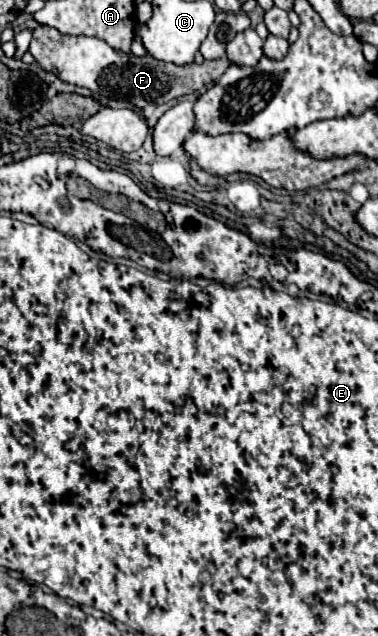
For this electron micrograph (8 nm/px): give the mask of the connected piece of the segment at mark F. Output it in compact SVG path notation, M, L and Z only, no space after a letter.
M37 26L33 30L33 40L29 52L35 62L61 78L63 82L89 88L93 96L105 96L111 100L123 100L133 104L135 108L143 108L147 104L163 104L173 98L201 92L209 84L213 84L229 66L227 58L205 60L203 64L191 66L171 66L167 62L159 62L149 54L145 58L137 58L133 54L123 54L107 46L107 42L89 36L67 36L59 34L55 28Z

